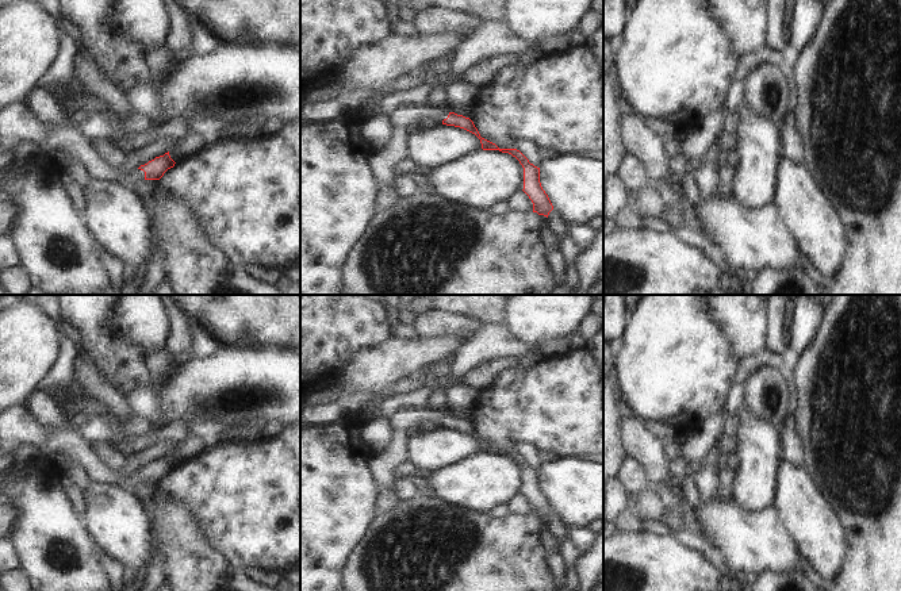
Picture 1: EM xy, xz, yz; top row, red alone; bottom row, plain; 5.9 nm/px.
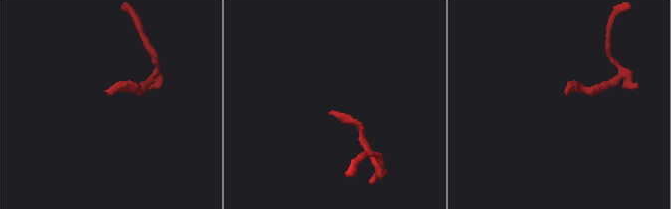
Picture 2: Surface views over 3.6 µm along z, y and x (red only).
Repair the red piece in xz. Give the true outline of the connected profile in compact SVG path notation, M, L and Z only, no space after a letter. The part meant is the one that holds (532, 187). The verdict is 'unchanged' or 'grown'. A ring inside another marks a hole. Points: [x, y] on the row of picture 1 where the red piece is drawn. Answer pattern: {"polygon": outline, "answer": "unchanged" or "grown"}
{"polygon": "M414 104L410 107L398 108L391 116L394 124L394 138L382 150L376 150L369 158L369 166L375 179L380 187L394 184L392 168L399 162L410 157L410 126L413 123L421 123L426 119L433 119L438 124L455 126L464 128L475 134L482 143L483 150L499 150L515 157L524 168L524 192L533 203L533 212L548 218L553 206L541 187L540 168L529 162L529 160L517 149L499 149L495 143L480 137L478 128L469 118L457 115L455 112L446 112L444 108L428 107Z", "answer": "grown"}

